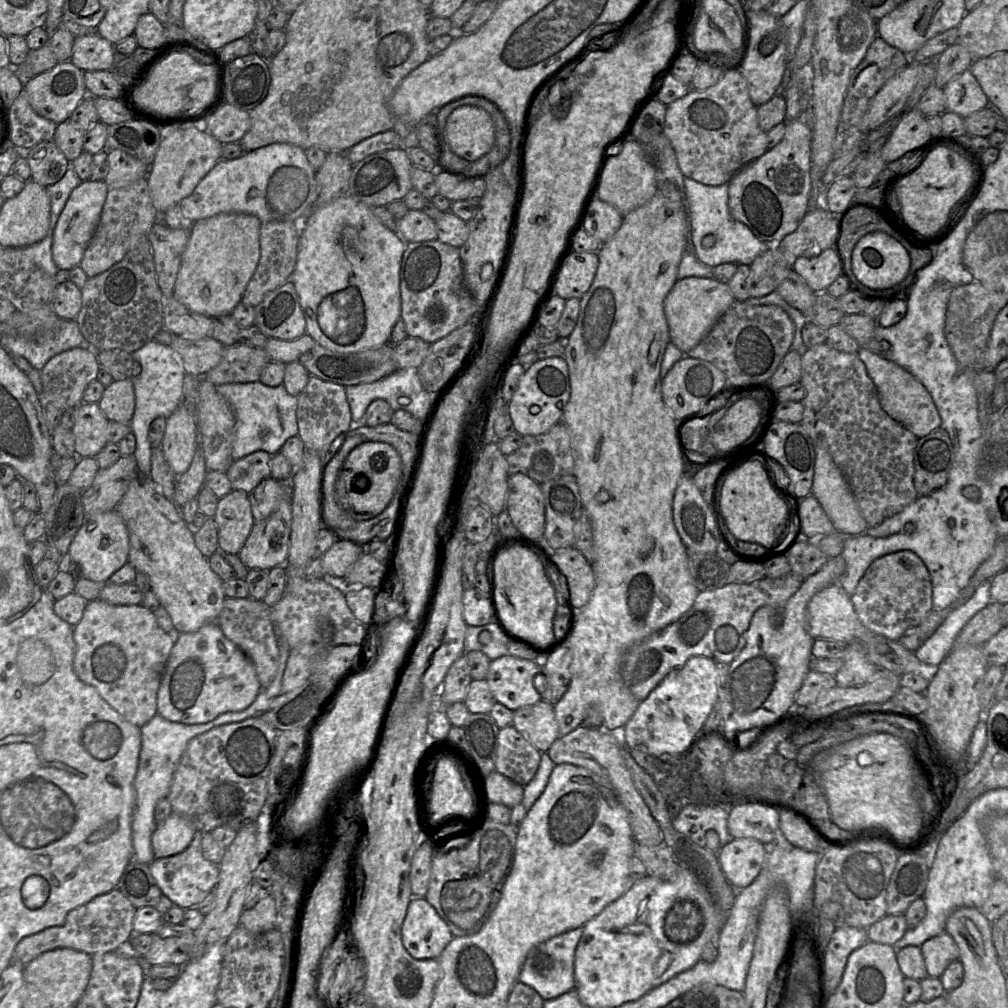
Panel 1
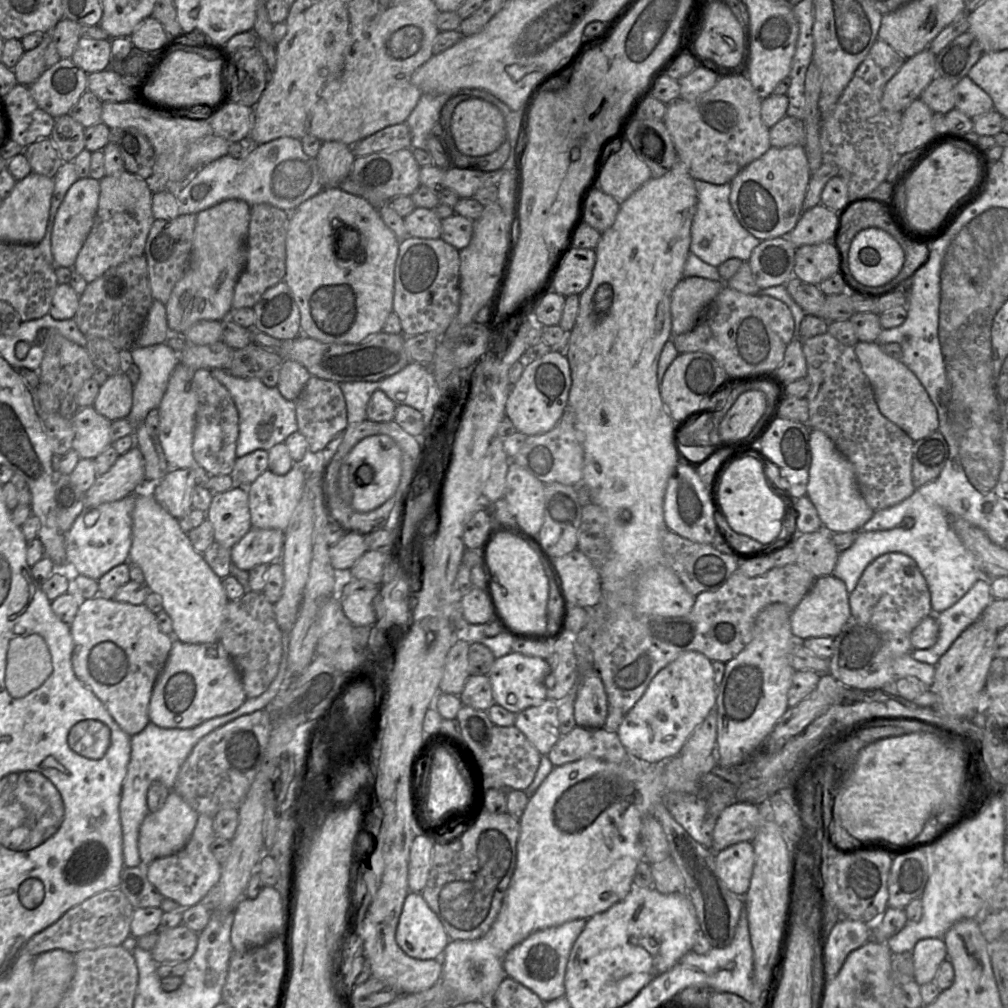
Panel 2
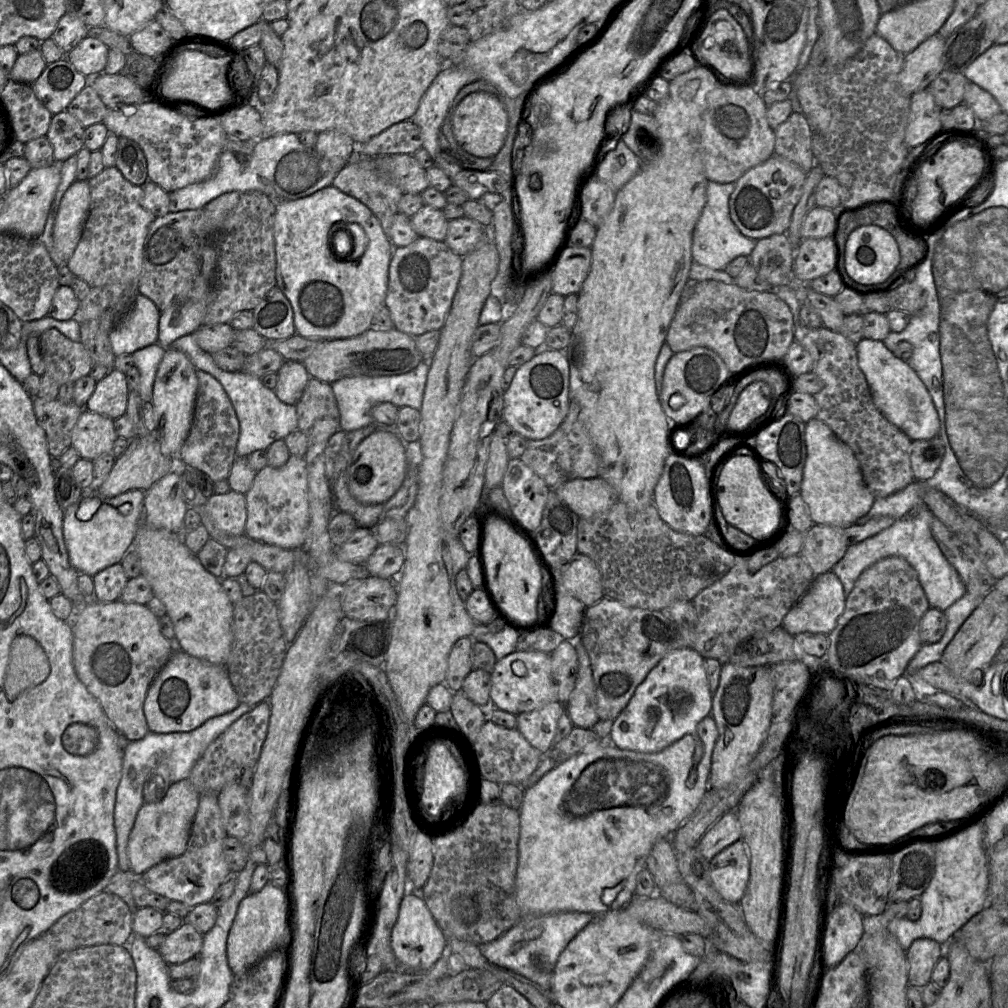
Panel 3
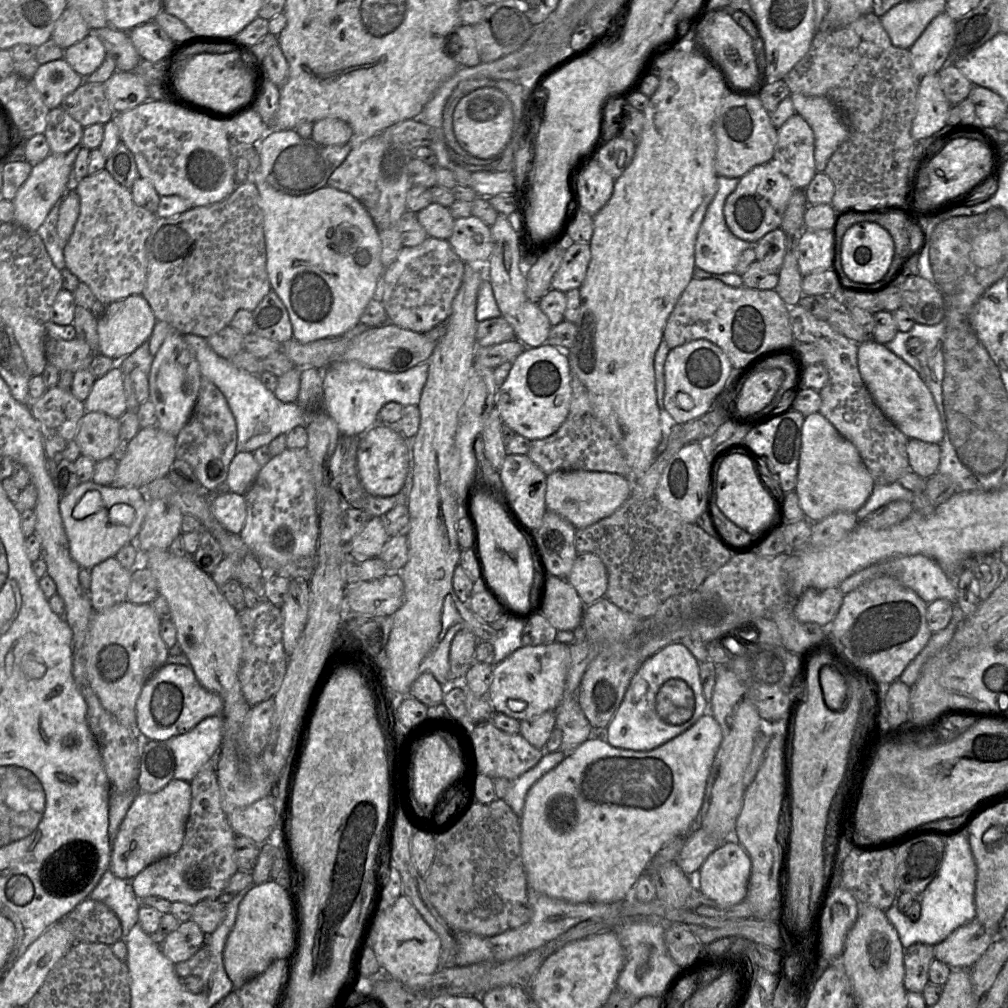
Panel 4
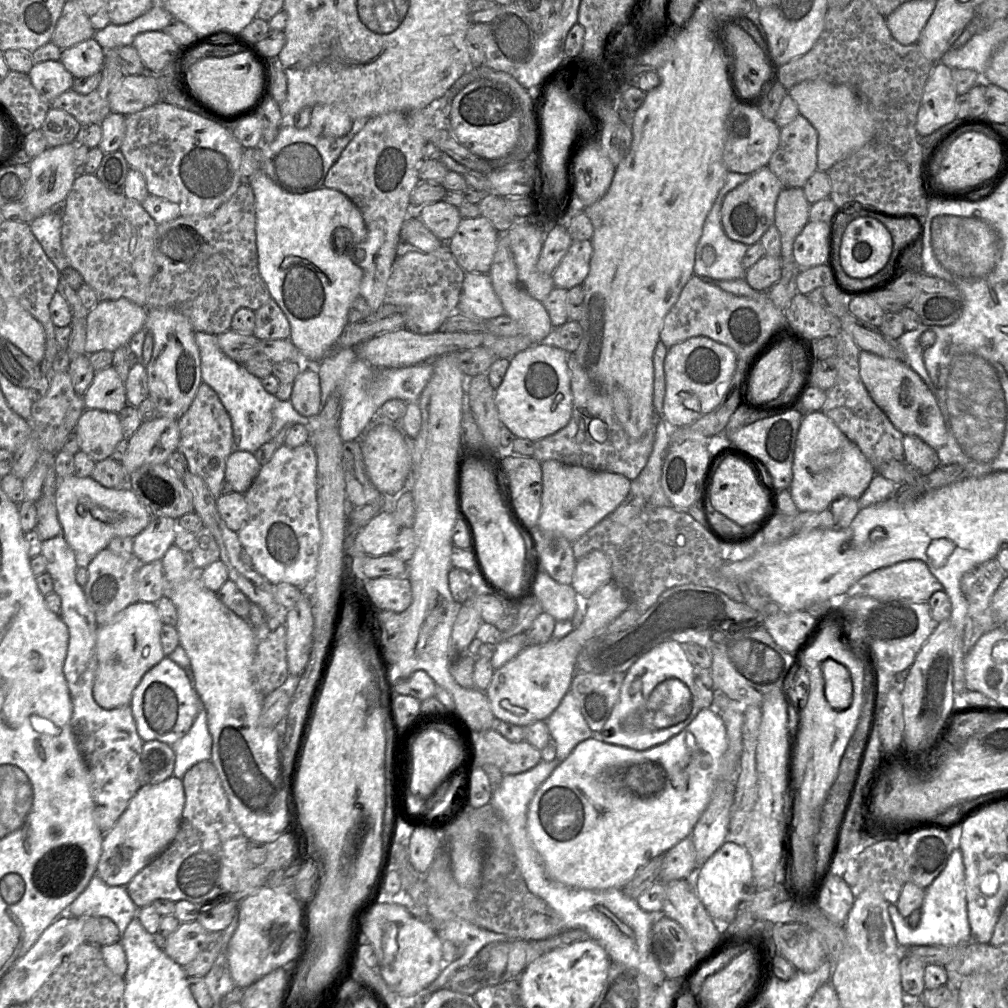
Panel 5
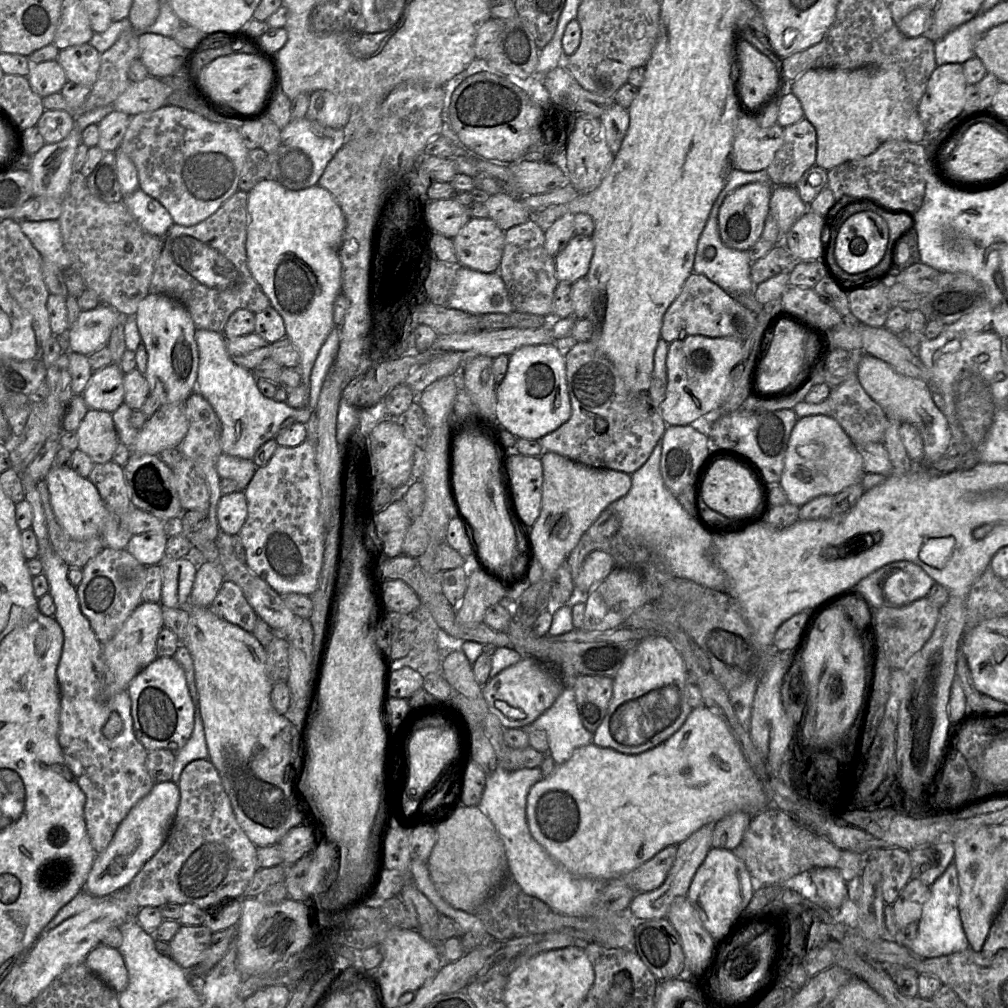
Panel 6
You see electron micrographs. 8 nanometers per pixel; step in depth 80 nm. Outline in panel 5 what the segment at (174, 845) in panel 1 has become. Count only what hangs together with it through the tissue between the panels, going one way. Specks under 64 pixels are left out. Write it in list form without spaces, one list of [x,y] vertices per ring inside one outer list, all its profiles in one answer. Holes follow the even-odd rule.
[[[171,776],[158,784],[142,785],[114,827],[104,835],[96,876],[109,886],[126,887],[137,873],[158,857],[174,840],[180,828],[184,805],[184,786],[179,778]]]

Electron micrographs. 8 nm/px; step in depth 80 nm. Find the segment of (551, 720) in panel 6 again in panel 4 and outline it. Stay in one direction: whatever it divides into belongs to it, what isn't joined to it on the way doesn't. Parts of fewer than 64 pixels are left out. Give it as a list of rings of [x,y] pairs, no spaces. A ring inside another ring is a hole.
[[[576,695],[566,696],[555,710],[555,715],[555,727],[562,731],[562,743],[559,750],[563,751],[566,757],[566,754],[573,752],[580,744],[589,739],[592,726],[584,715],[576,699]]]

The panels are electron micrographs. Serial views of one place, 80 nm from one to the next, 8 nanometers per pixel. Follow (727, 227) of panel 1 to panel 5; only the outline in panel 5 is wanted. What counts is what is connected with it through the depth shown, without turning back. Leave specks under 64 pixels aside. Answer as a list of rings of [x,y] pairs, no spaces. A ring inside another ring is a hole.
[[[729,172],[723,188],[720,190],[703,226],[702,235],[696,249],[694,275],[710,277],[715,280],[745,279],[746,269],[743,258],[750,246],[730,239],[725,233],[721,221],[721,210],[726,195],[737,186],[745,182],[751,174]]]

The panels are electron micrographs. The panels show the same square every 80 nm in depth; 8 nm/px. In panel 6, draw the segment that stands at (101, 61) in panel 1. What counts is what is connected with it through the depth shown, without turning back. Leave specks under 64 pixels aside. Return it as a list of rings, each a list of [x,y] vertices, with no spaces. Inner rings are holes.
[[[85,43],[61,50],[56,61],[63,68],[68,81],[92,87],[98,77],[100,56],[101,53],[96,48],[90,43]]]

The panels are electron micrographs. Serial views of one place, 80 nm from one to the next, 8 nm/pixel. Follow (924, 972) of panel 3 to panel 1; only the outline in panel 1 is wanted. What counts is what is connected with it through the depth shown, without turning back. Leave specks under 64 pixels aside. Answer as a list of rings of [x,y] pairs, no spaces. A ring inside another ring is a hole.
[[[946,931],[925,941],[920,949],[928,977],[940,978],[947,966],[959,959],[958,946]]]

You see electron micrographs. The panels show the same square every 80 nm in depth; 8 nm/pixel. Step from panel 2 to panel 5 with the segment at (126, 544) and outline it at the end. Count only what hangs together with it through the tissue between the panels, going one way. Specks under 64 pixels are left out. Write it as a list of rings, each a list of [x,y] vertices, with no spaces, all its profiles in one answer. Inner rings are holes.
[[[75,474],[59,479],[56,475],[55,505],[64,537],[77,555],[79,567],[87,567],[90,560],[108,547],[115,537],[135,538],[150,523],[152,515],[126,485],[111,489],[102,486],[91,477]]]

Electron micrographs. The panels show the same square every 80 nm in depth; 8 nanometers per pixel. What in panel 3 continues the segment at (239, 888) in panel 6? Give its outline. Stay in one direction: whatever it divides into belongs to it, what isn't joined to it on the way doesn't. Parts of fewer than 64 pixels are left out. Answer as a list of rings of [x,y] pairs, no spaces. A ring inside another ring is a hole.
[[[217,794],[199,795],[185,852],[178,857],[161,861],[145,871],[140,876],[143,884],[150,891],[170,901],[179,901],[189,908],[210,902],[218,887],[231,875],[223,853],[223,840],[226,836]]]

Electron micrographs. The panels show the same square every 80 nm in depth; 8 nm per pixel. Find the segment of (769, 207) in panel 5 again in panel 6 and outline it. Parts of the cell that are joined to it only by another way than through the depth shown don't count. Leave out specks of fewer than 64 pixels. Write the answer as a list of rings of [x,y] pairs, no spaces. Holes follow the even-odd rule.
[[[748,183],[731,192],[719,210],[719,232],[723,243],[735,250],[749,250],[761,237],[770,212],[773,186],[769,183]]]

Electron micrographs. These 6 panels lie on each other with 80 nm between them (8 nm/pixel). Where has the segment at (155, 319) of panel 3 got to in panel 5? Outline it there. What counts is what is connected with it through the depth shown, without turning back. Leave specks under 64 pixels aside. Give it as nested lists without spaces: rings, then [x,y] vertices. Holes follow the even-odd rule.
[[[128,299],[99,301],[86,318],[85,354],[101,350],[114,352],[119,347],[127,346],[131,338],[144,328],[146,317],[147,309]]]

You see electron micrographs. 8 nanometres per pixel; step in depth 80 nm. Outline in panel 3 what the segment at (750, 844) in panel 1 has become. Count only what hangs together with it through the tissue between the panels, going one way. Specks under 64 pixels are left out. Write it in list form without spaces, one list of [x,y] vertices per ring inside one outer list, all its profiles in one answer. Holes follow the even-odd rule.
[[[739,839],[709,862],[711,880],[719,894],[731,903],[739,903],[750,878],[750,858],[746,843]]]

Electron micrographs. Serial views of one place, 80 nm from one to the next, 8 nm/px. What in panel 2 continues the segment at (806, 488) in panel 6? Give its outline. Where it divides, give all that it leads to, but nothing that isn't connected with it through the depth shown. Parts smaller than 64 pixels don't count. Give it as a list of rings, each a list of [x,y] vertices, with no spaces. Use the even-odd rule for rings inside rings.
[[[810,429],[809,445],[811,465],[806,496],[815,506],[823,527],[830,533],[862,530],[874,511],[861,495],[852,464],[840,453],[830,437],[821,430]]]

